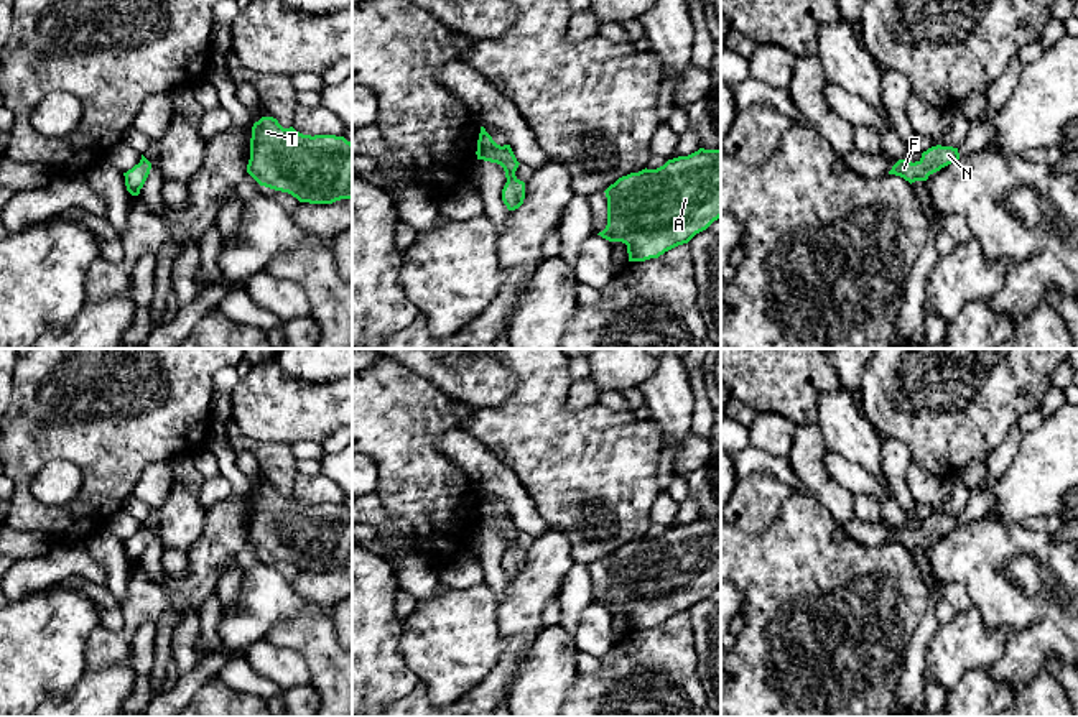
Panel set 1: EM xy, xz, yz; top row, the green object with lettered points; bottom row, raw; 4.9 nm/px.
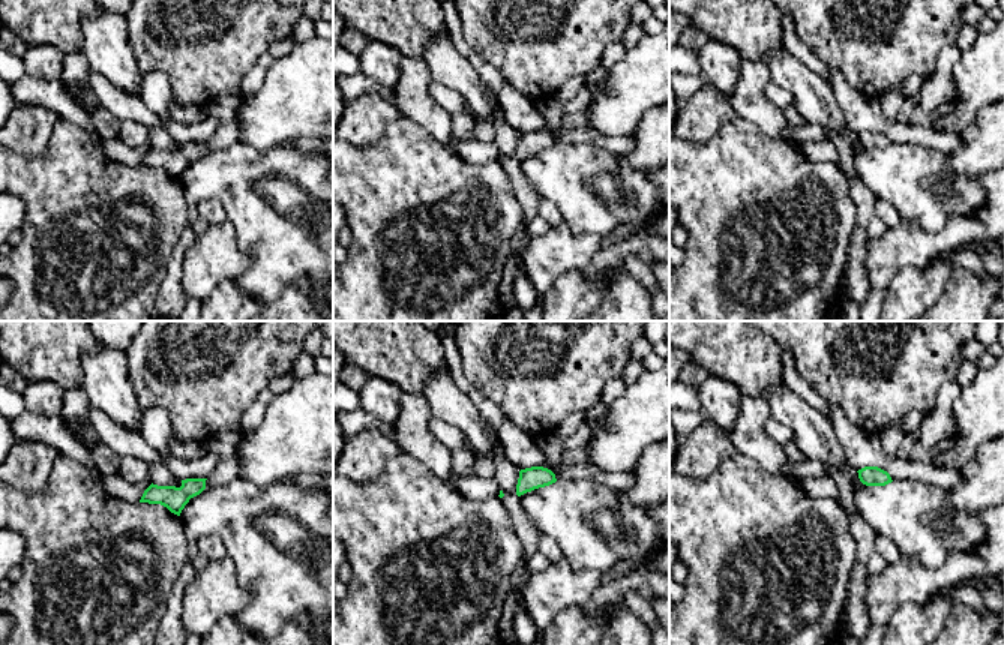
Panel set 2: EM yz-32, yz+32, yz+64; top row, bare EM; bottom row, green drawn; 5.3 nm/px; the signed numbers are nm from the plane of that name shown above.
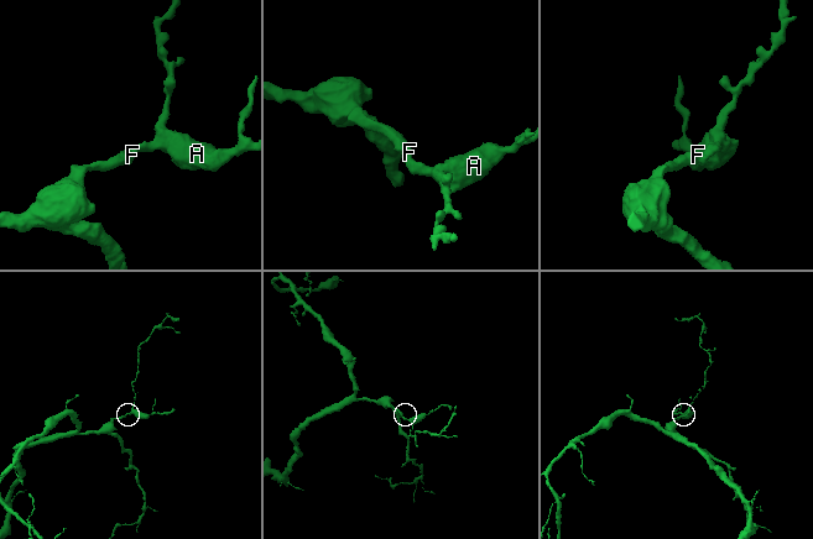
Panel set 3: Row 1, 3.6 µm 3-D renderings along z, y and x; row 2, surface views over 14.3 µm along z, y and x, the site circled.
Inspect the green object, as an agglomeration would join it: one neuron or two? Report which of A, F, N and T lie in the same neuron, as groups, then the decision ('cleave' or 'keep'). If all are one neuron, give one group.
A F N T; keep

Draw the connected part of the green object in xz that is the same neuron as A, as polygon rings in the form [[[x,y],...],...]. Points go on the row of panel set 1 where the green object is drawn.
[[[721,148],[668,160],[657,169],[642,169],[619,178],[606,191],[607,225],[601,235],[627,245],[629,261],[658,258],[688,243],[721,217]]]

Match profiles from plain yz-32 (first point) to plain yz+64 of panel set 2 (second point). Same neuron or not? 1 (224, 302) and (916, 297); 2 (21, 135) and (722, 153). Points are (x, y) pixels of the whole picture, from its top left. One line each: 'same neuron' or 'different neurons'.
1: same neuron
2: different neurons

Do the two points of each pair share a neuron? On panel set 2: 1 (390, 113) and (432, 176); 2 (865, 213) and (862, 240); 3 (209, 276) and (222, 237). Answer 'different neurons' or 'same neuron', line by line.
1: different neurons
2: same neuron
3: same neuron

